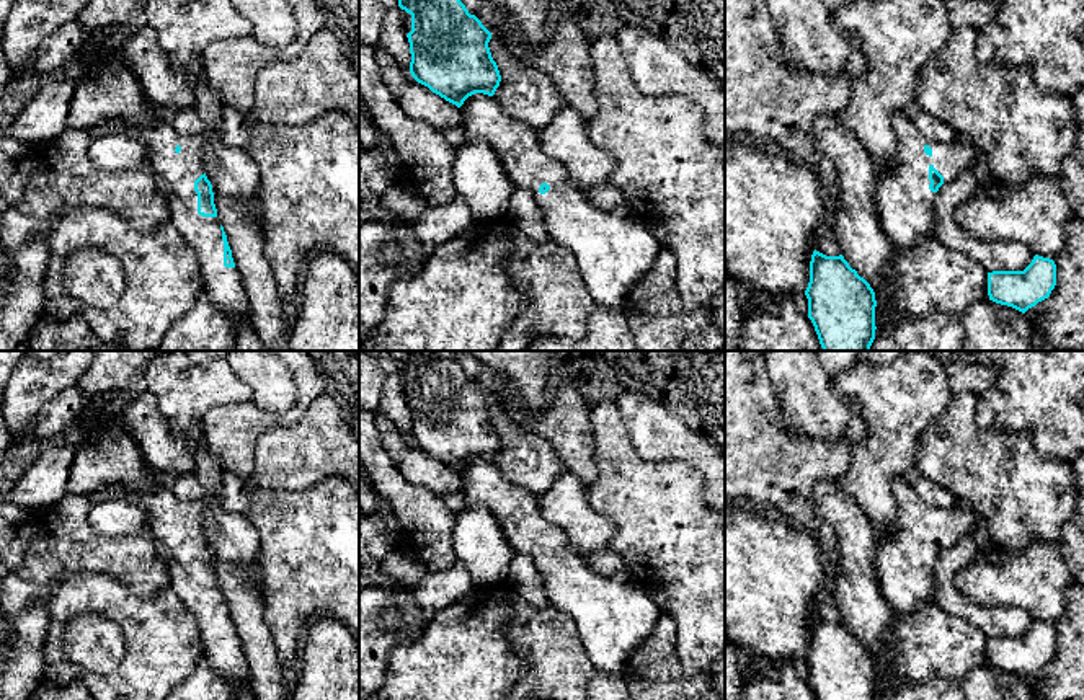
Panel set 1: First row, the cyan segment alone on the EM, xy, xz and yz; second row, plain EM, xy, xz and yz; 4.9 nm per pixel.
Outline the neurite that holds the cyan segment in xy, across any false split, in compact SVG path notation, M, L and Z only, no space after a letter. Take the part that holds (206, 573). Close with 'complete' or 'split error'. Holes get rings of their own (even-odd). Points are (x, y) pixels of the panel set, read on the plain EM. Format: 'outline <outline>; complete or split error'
outline M121 414L78 416L83 432L65 494L88 496L119 486L147 512L155 548L170 571L171 591L194 617L209 667L232 684L250 684L250 671L206 542L206 501L183 501L155 481Z; split error

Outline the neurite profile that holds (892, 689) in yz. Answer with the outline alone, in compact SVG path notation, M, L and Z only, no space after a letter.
M890 674L877 692L878 700L965 700L960 680L935 679L909 684Z

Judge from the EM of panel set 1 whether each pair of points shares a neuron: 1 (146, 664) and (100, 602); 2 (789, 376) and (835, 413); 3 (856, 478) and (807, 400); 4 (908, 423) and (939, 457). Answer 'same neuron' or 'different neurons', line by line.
1: same neuron
2: same neuron
3: different neurons
4: different neurons

